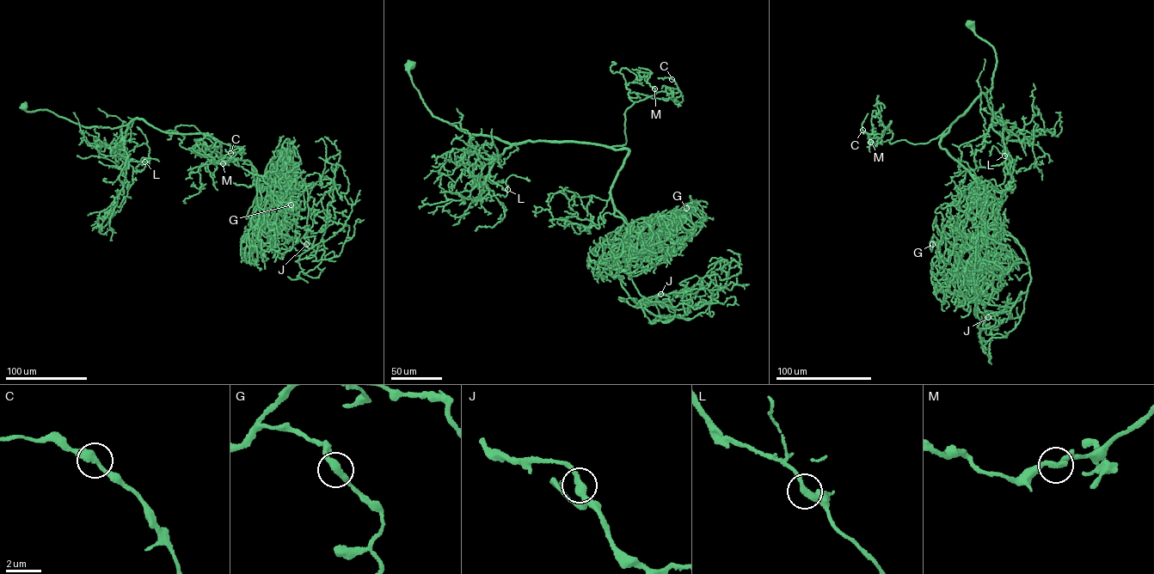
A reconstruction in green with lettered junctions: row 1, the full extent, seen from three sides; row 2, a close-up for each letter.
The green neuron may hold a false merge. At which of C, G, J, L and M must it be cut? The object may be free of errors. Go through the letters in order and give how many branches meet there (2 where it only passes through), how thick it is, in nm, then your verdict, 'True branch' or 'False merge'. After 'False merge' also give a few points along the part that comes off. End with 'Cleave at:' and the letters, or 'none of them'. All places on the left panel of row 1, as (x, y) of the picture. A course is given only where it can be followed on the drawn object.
C: Branches: 2. Thickness 360 nm. True branch
G: Branches: 2. Thickness 360 nm. True branch
J: Branches: 2. Thickness 360 nm. True branch
L: Branches: 2. Thickness 340 nm. True branch
M: Branches: 2. Thickness 300 nm. True branch
Cleave at: none of them

